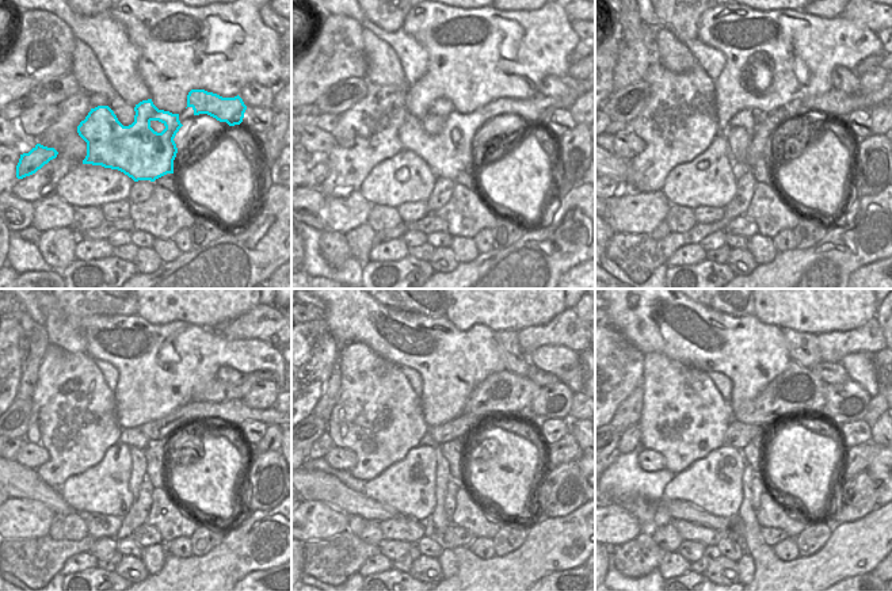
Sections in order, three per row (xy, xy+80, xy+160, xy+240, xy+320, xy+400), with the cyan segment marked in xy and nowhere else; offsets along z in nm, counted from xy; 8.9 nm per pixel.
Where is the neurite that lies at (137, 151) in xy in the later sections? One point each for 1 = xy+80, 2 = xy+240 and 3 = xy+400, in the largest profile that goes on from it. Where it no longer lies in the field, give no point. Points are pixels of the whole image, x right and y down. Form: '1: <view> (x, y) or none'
1: xy+80 (448, 153)
2: none
3: none

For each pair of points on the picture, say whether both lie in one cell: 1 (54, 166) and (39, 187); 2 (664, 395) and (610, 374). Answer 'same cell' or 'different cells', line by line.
1: same cell
2: same cell

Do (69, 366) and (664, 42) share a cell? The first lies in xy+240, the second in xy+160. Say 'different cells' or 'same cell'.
different cells

